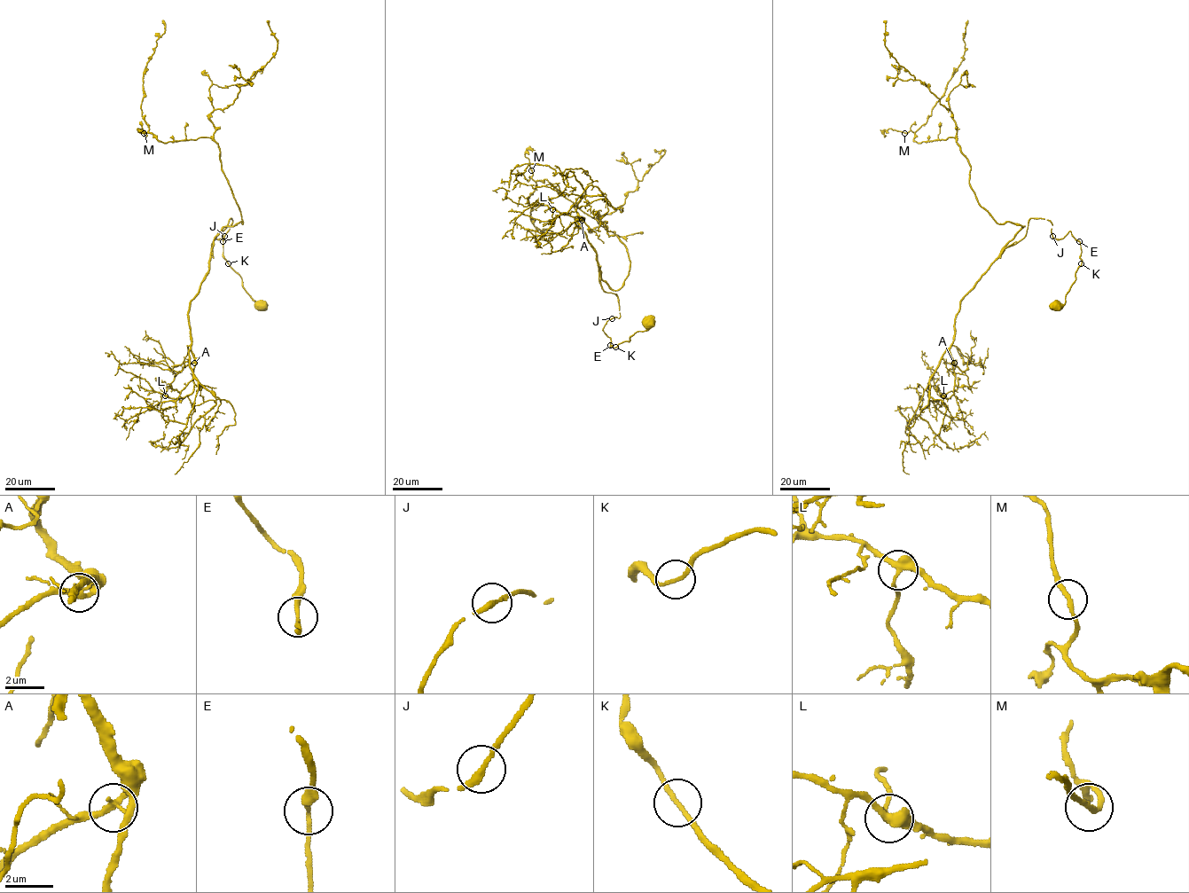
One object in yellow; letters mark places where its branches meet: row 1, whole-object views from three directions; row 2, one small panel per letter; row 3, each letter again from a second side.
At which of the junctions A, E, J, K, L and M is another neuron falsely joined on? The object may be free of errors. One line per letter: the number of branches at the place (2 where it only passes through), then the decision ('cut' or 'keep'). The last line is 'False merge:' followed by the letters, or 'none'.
A: 3 branches meet; keep
E: 2 branches meet; keep
J: 2 branches meet; keep
K: 2 branches meet; keep
L: 3 branches meet; keep
M: 2 branches meet; keep
False merge: none

